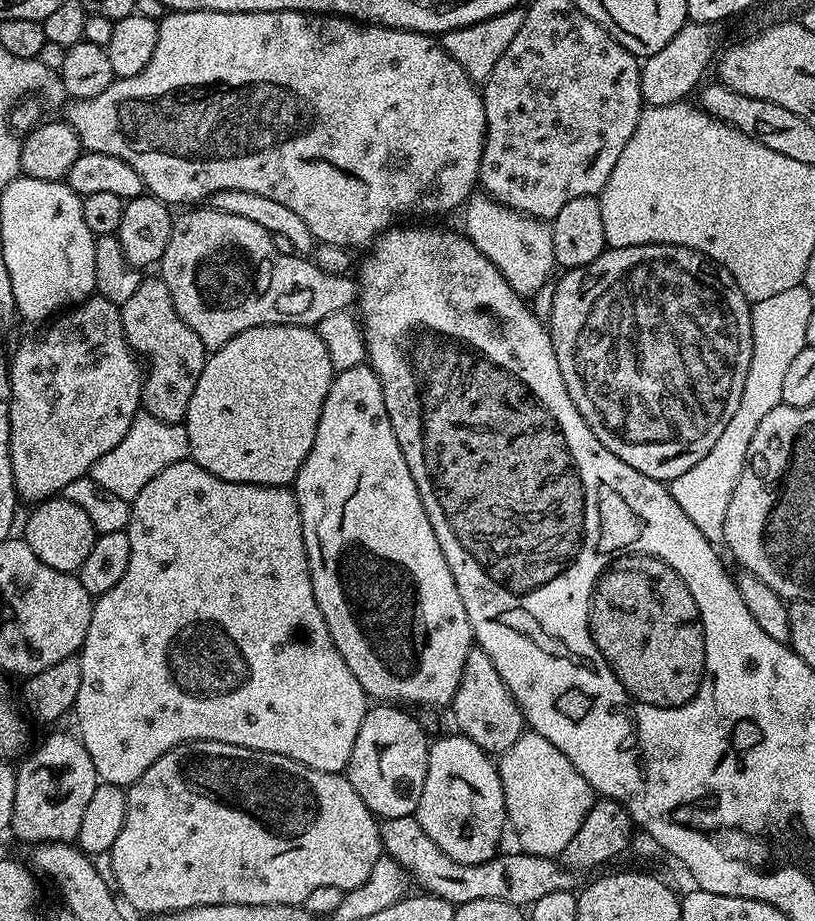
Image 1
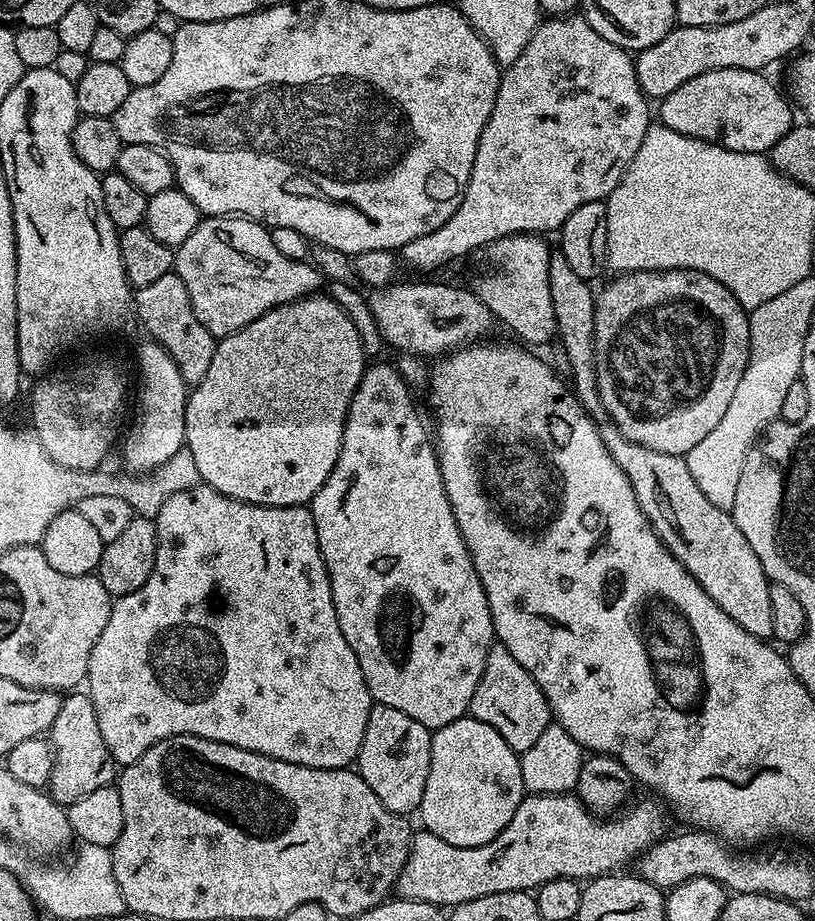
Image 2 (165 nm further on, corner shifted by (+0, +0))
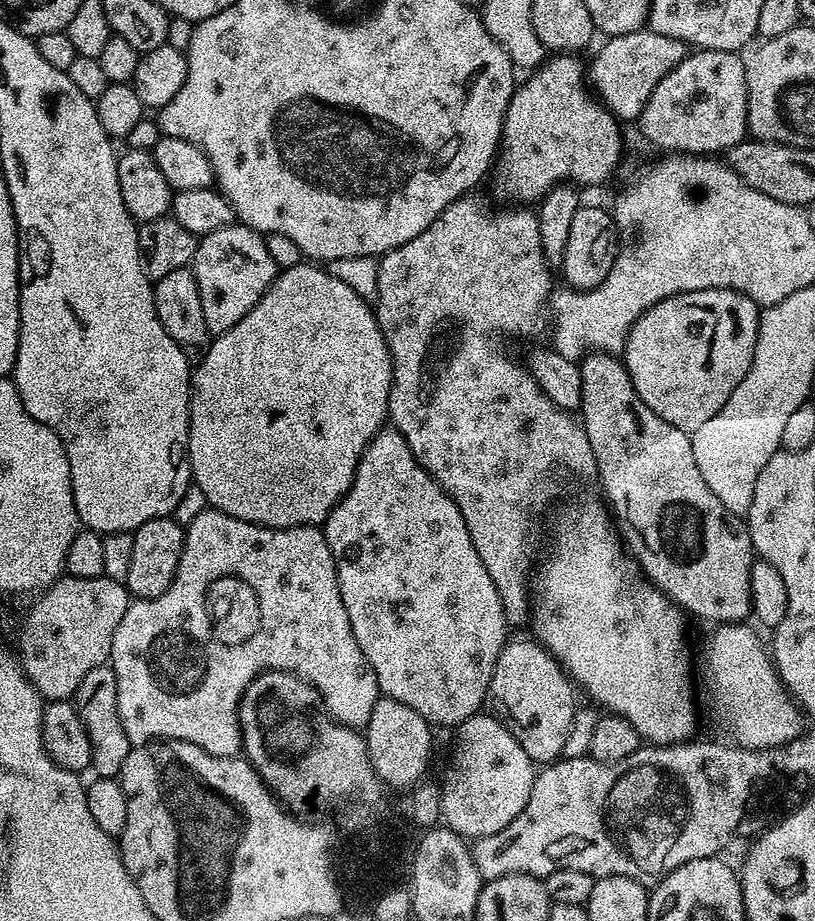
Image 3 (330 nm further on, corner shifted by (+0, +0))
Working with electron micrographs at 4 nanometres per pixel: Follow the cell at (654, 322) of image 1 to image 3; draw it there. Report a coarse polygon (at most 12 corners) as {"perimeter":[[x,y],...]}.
{"perimeter":[[729,288],[650,306],[624,369],[689,434],[754,358],[761,309]]}

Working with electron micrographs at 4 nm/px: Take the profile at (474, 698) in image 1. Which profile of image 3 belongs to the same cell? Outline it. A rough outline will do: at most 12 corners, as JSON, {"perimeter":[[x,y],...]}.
{"perimeter":[[535,638],[509,639],[484,699],[537,765],[563,753],[578,701]]}

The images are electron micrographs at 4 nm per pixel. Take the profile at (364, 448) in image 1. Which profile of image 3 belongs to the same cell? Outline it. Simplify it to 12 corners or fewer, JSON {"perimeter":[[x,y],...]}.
{"perimeter":[[396,428],[322,531],[381,693],[485,707],[510,625]]}

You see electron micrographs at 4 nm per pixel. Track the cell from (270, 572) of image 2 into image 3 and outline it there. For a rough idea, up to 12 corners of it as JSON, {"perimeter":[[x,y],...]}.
{"perimeter":[[208,506],[110,667],[129,745],[241,751],[291,672],[363,729],[382,693],[319,527]]}

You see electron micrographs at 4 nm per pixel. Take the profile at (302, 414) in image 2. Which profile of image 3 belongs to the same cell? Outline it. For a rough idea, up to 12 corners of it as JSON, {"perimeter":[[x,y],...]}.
{"perimeter":[[285,268],[190,376],[207,503],[323,525],[388,420],[375,311]]}

